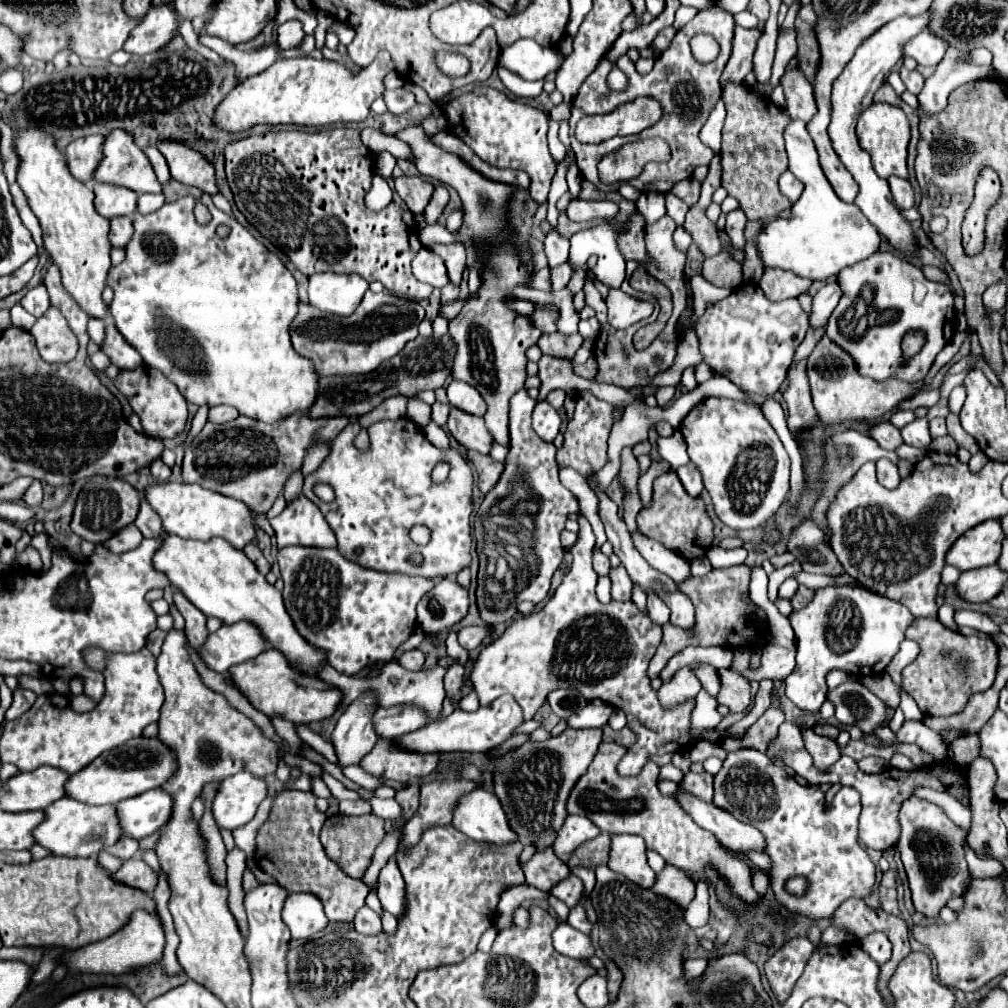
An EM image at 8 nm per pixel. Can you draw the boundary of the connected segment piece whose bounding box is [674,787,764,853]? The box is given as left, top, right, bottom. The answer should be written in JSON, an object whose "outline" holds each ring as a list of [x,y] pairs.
{"outline":[[[680,787],[676,789],[674,797],[698,827],[712,831],[728,849],[734,849],[734,853],[742,853],[746,849],[754,851],[764,849],[762,833],[752,825],[738,821],[732,813],[726,813],[726,809],[714,805],[712,801],[706,803],[696,795],[682,791]]]}

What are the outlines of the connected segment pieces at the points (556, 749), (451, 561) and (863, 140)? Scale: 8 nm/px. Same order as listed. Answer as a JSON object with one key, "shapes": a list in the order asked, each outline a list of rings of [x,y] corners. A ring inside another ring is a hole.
{"shapes":[[[[566,729],[558,737],[542,743],[524,743],[514,753],[492,761],[494,793],[500,799],[510,827],[520,835],[520,841],[532,841],[538,849],[554,843],[558,827],[566,819],[566,793],[570,785],[588,769],[598,745],[602,743],[602,729]]],[[[408,417],[396,419],[396,421],[378,421],[370,425],[366,431],[370,435],[370,451],[360,453],[354,447],[354,437],[358,435],[360,425],[350,423],[334,441],[332,441],[332,451],[320,465],[316,473],[304,479],[304,489],[302,493],[318,505],[322,515],[326,517],[328,525],[334,529],[336,539],[338,539],[338,551],[346,555],[346,559],[360,563],[362,567],[368,569],[378,569],[378,571],[400,571],[400,573],[414,573],[414,575],[424,575],[424,577],[450,577],[456,575],[462,567],[470,565],[470,515],[472,515],[472,469],[468,463],[454,451],[438,451],[434,445],[430,445],[422,433],[422,429],[410,421]],[[436,463],[448,463],[450,465],[450,475],[442,485],[434,485],[430,481],[430,471],[434,469]],[[316,483],[326,483],[334,489],[336,499],[332,503],[324,503],[314,495],[314,485]],[[422,523],[432,529],[432,539],[428,545],[420,547],[416,543],[410,543],[408,531],[412,525]],[[362,547],[362,553],[356,555],[354,549]],[[412,555],[422,555],[422,563],[414,565]]],[[[872,103],[866,111],[860,113],[856,123],[856,135],[860,141],[860,147],[870,153],[874,171],[884,179],[890,175],[908,179],[906,169],[906,155],[908,155],[908,141],[910,141],[910,125],[900,107],[888,105],[888,103]]]]}

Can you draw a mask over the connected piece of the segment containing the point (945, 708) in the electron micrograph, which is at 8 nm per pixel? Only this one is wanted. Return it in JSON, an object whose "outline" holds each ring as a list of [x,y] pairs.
{"outline":[[[916,619],[906,631],[906,639],[920,645],[918,657],[902,671],[902,689],[918,703],[920,711],[930,717],[962,713],[974,693],[986,691],[996,677],[998,647],[992,639],[964,637],[946,629],[938,619]]]}

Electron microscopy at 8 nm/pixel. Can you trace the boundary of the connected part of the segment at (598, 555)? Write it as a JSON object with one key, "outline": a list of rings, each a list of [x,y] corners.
{"outline":[[[594,549],[594,569],[598,575],[610,575],[610,561],[600,549]]]}

